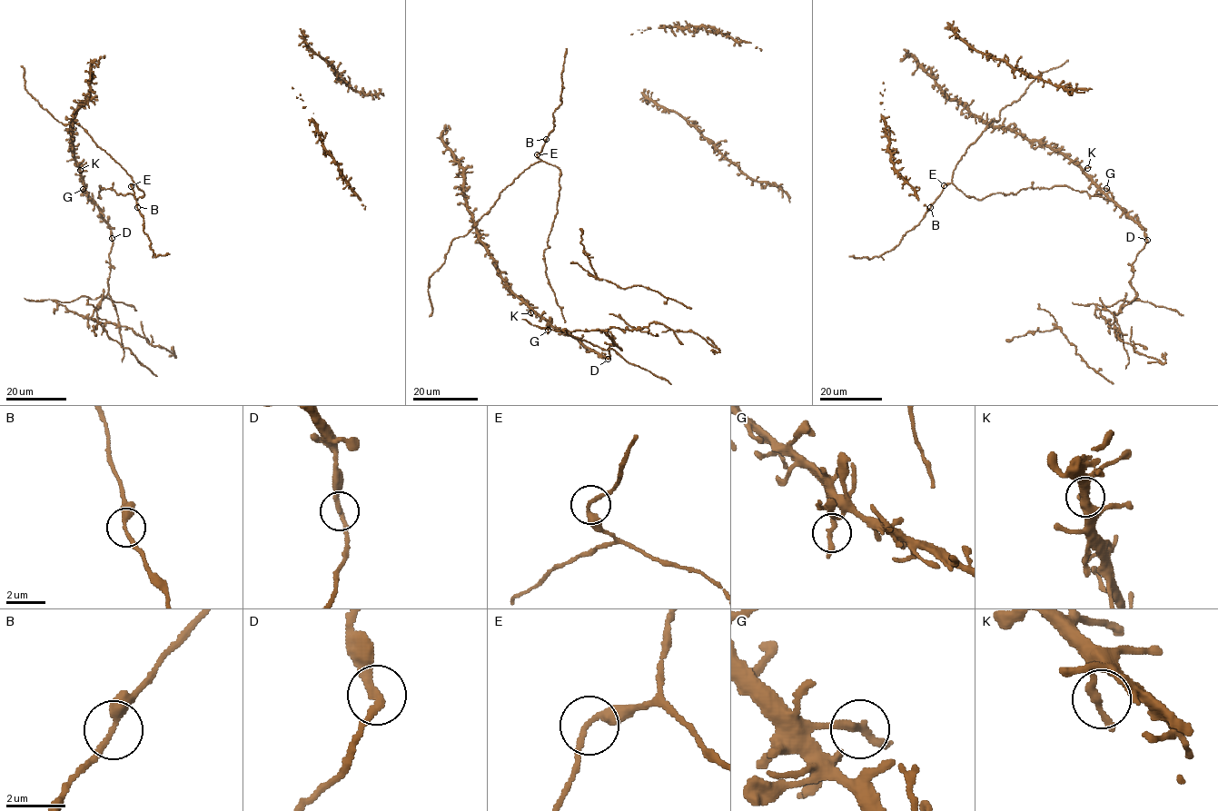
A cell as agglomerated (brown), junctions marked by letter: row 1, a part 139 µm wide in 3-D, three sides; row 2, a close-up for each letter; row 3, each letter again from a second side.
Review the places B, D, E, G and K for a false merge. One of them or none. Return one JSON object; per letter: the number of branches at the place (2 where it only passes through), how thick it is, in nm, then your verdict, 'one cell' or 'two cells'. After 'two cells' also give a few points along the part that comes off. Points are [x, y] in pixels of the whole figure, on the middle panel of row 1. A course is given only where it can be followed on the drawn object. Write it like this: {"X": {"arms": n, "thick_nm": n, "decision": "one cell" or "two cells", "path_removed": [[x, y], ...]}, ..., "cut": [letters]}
{"B": {"arms": 2, "thick_nm": 280, "decision": "one cell"}, "D": {"arms": 2, "thick_nm": 240, "decision": "two cells"}, "E": {"arms": 2, "thick_nm": 240, "decision": "one cell"}, "G": {"arms": 2, "thick_nm": 240, "decision": "one cell"}, "K": {"arms": 2, "thick_nm": 240, "decision": "one cell"}, "cut": ["D"]}

